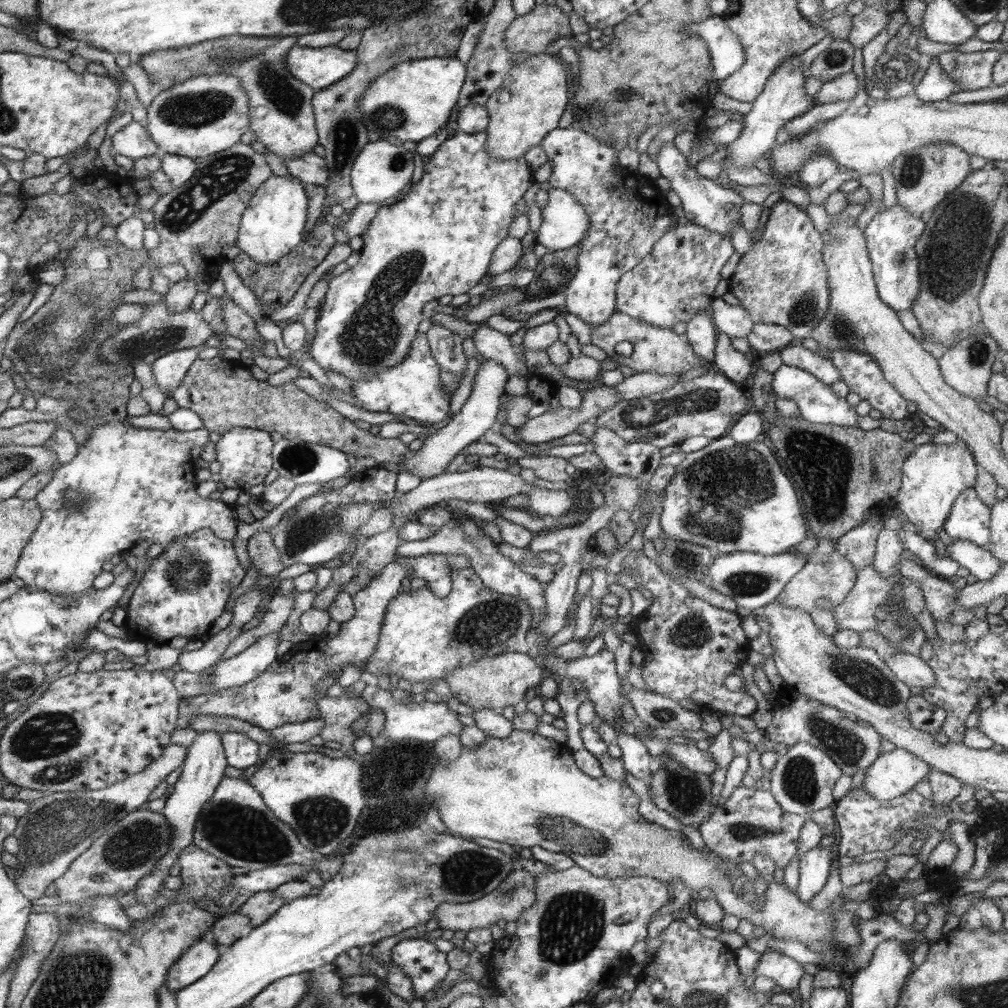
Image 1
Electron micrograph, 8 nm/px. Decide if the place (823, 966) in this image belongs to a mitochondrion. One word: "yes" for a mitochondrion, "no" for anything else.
no

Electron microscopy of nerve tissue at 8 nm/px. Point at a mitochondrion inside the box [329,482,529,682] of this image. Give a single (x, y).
(484, 627)

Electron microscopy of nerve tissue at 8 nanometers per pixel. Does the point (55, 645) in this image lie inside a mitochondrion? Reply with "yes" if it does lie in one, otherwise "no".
no

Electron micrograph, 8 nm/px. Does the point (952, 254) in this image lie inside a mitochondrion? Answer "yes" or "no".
yes

